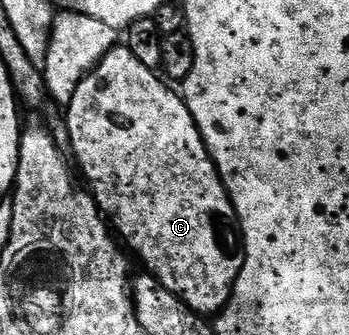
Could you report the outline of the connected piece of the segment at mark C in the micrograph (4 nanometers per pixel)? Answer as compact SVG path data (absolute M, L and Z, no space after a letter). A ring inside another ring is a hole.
M127 45L114 46L82 80L79 88L75 88L75 96L67 107L67 146L77 157L76 169L81 169L89 181L87 190L98 210L108 219L119 238L121 233L120 241L145 261L144 269L196 314L217 316L233 294L233 285L243 261L237 213L215 164L209 158L199 128L185 106L184 97L178 91L176 94L168 90L164 86L166 83L157 76L154 70L139 62Z

